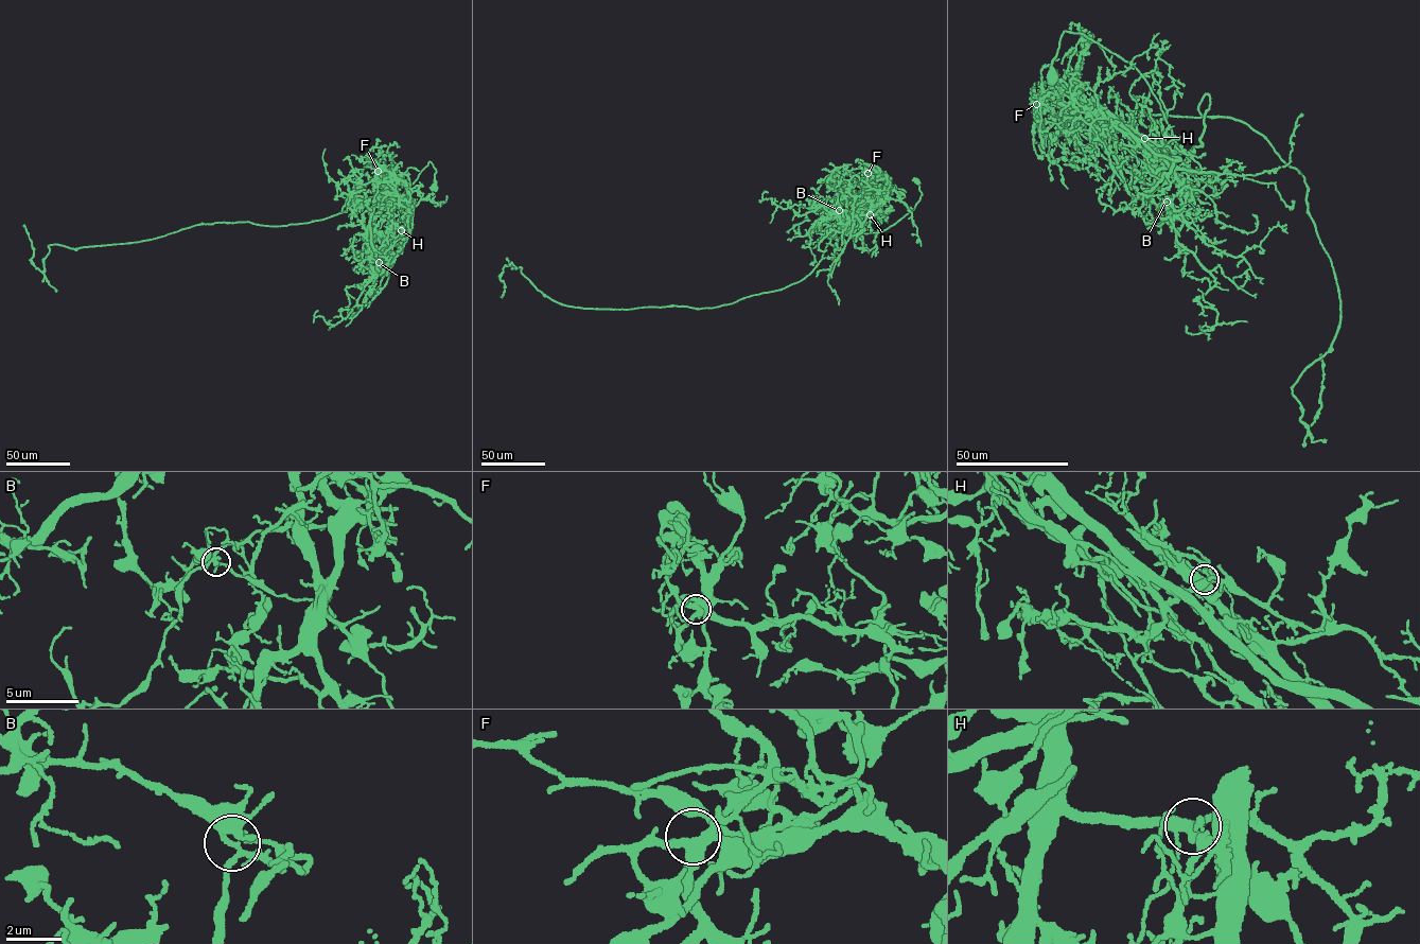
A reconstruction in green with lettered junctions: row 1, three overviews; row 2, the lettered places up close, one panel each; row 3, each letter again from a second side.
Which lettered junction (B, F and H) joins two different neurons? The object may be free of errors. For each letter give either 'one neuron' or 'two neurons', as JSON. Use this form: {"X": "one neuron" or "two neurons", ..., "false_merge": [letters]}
{"B": "two neurons", "F": "one neuron", "H": "one neuron", "false_merge": ["B"]}

